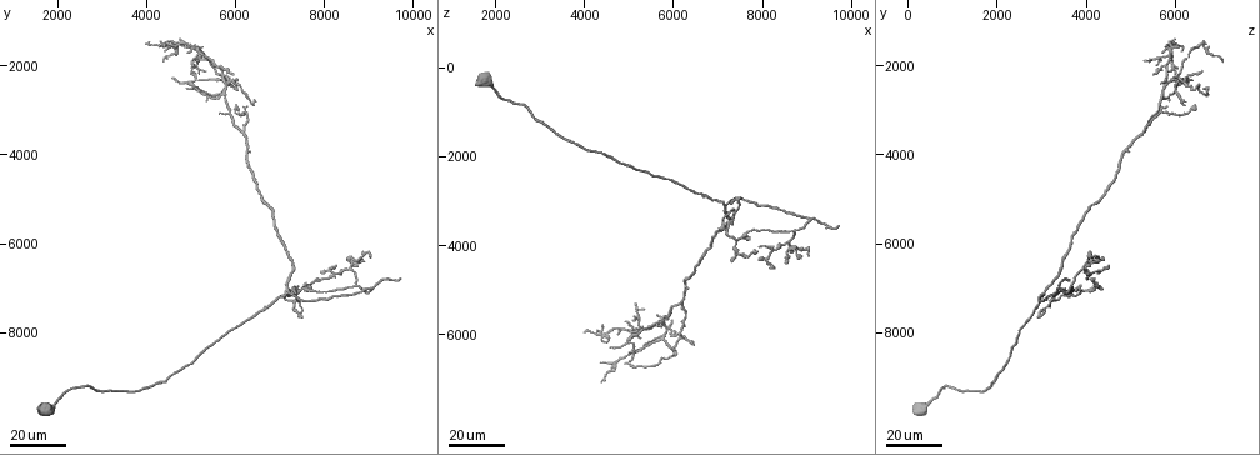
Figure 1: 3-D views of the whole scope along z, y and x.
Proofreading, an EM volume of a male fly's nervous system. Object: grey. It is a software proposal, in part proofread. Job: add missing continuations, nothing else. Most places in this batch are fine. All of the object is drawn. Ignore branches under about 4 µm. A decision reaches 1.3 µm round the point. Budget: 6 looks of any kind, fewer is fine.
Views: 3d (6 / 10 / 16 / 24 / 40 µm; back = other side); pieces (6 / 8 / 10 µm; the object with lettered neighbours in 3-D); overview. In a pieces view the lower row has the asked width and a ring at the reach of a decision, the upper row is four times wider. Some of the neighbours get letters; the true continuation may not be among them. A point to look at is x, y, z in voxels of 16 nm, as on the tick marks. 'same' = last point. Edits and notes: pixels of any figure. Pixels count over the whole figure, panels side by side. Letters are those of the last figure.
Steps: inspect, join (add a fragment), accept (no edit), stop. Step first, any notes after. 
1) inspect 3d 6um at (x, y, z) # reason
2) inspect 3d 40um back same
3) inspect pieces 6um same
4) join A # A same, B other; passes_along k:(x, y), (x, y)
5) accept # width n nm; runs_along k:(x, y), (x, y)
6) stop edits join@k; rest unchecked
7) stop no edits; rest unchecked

inspect 3d 16um at (7400, 7400, 3250) # branch stops here

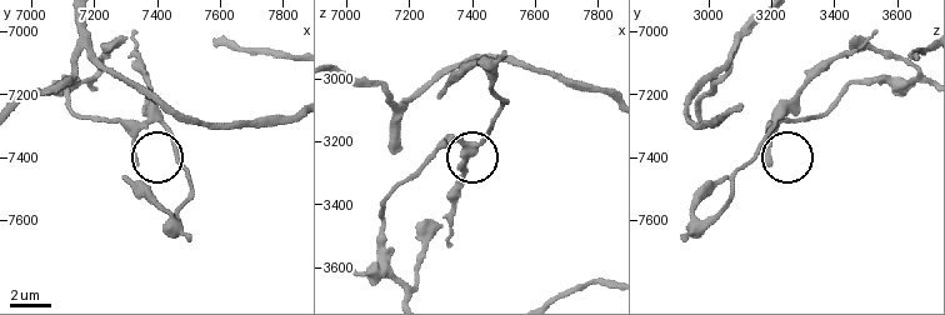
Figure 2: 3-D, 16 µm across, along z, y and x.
inspect pieces 10um at (7340, 7420, 3190)

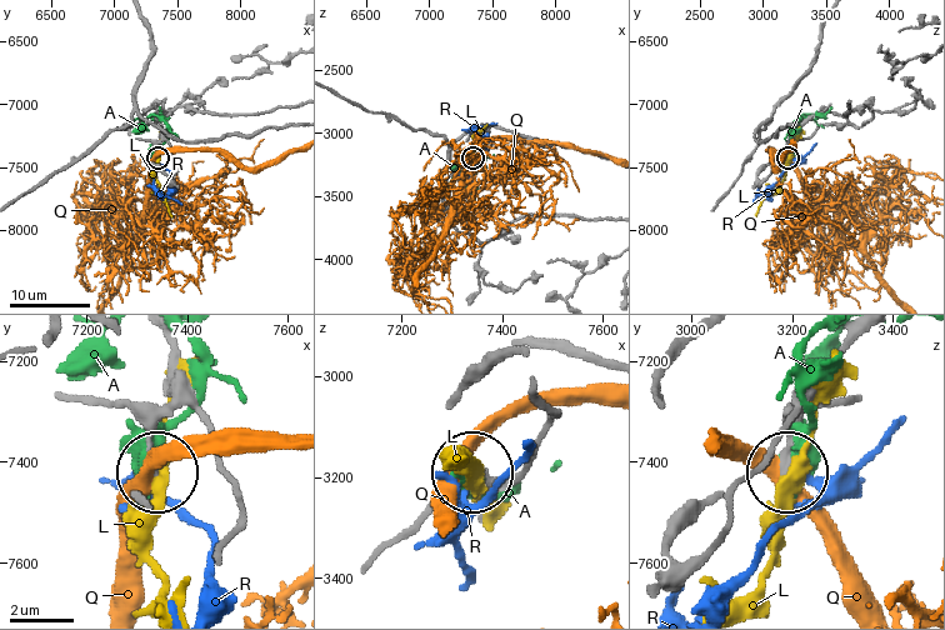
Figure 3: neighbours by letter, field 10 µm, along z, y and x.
accept # width 290 nm; A other, L other, Q other, R other; no lettered fragment goes on from it

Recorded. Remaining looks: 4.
inspect 3d 24um at (8000, 6750, 4000)

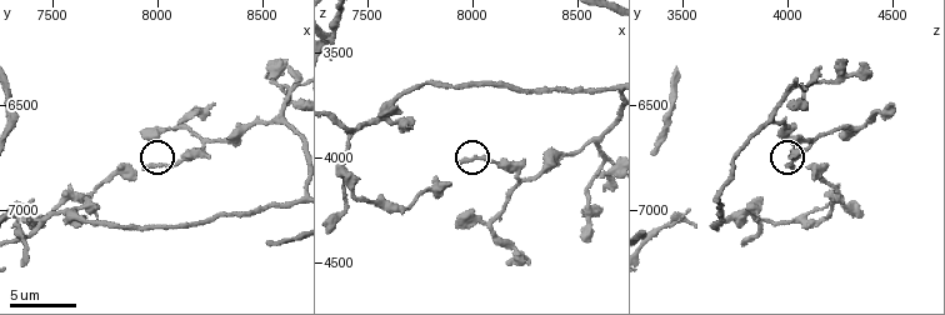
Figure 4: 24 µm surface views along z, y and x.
inspect 3d 6um at (7930, 6790, 4030) # closer look

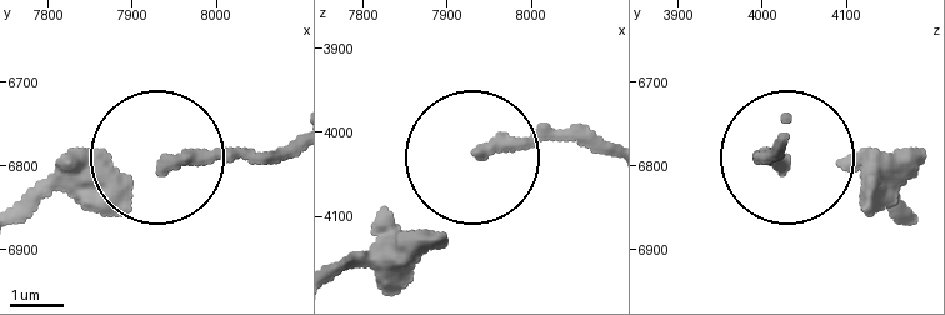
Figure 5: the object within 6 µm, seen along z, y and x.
inspect pieces 8um at (7940, 6795, 4025)

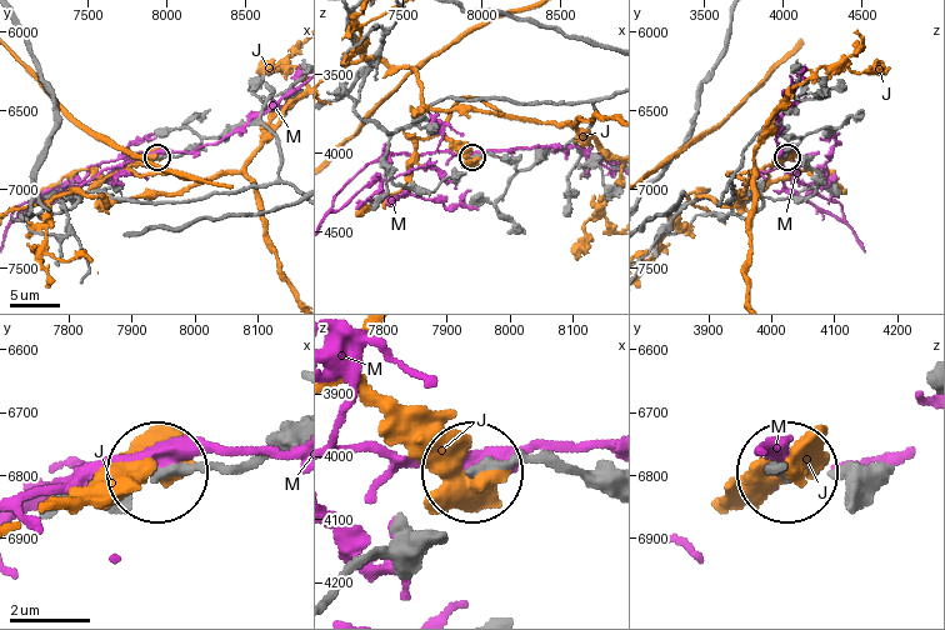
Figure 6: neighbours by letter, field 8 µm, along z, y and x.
accept # width 240 nm; J other, M other; runs_along 6:(604, 490), (534, 464), (476, 470); no lettered fragment goes on from it

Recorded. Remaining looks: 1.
stop no edits; rest unchecked

